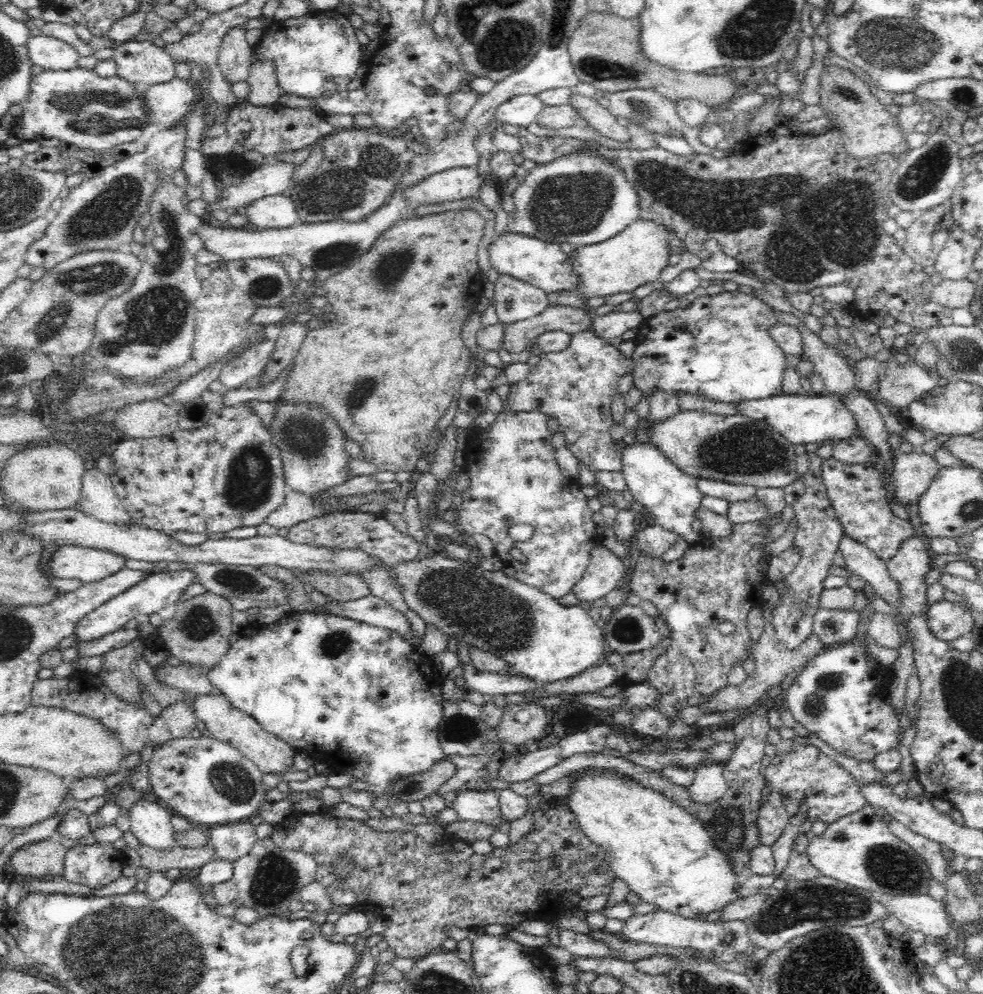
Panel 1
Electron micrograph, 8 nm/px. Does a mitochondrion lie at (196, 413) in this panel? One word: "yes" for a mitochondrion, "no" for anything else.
no

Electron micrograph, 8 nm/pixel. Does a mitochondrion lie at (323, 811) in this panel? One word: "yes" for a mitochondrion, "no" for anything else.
no

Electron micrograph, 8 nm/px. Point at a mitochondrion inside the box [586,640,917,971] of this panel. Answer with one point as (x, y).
(814, 905)

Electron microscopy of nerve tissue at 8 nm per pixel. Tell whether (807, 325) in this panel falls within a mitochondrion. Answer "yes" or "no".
no

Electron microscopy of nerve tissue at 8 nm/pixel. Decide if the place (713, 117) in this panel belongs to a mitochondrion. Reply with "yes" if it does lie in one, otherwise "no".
no

